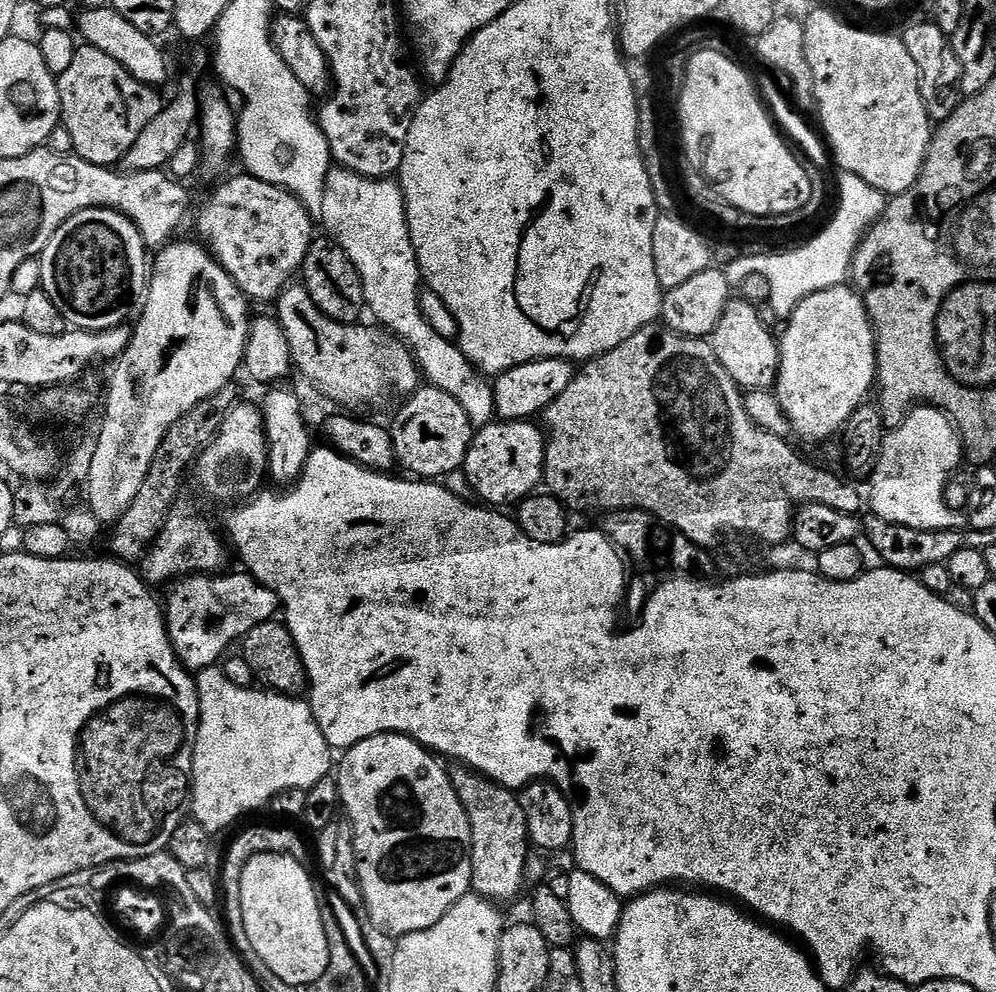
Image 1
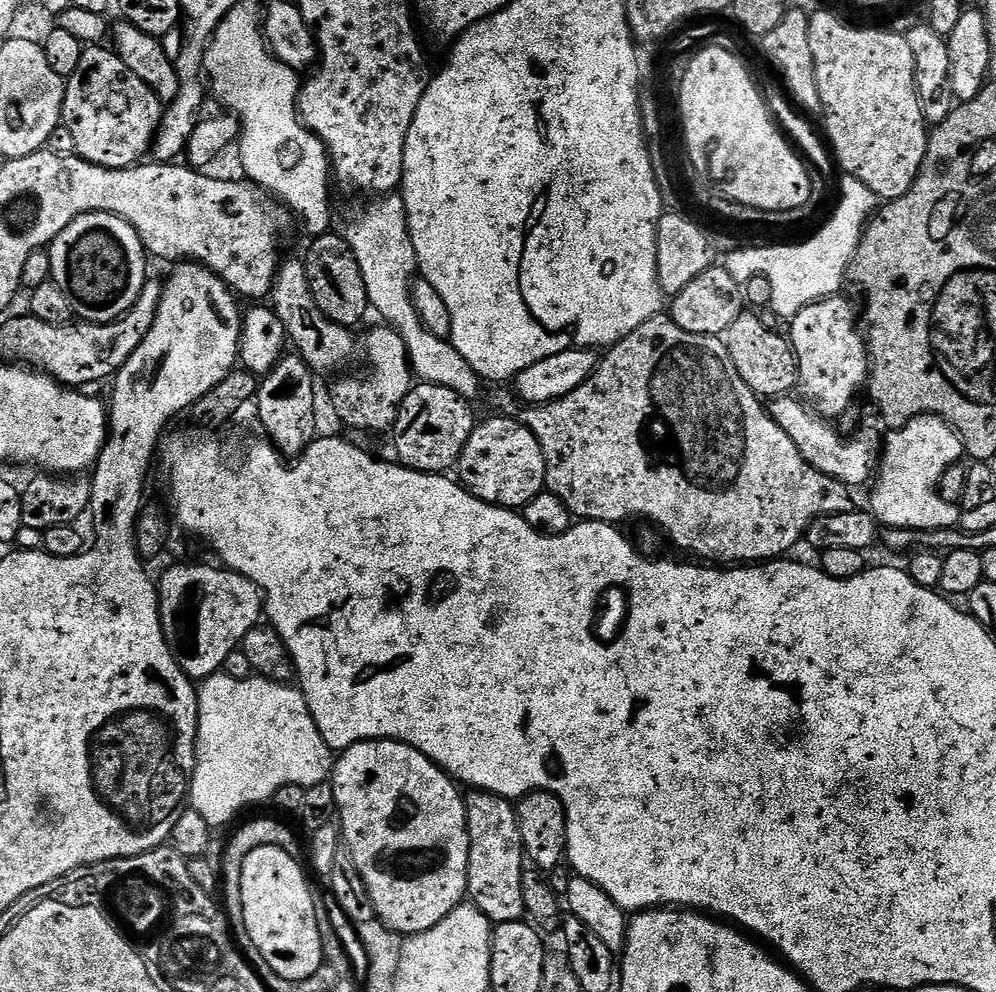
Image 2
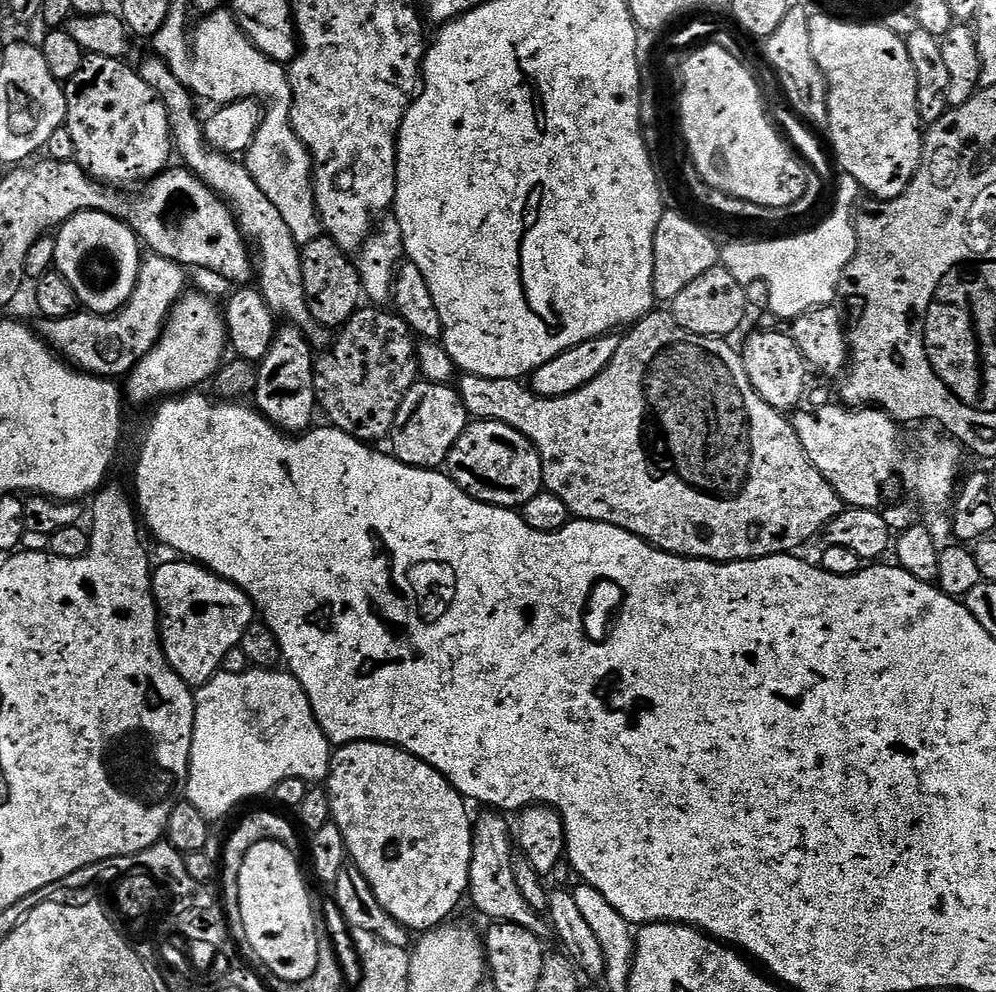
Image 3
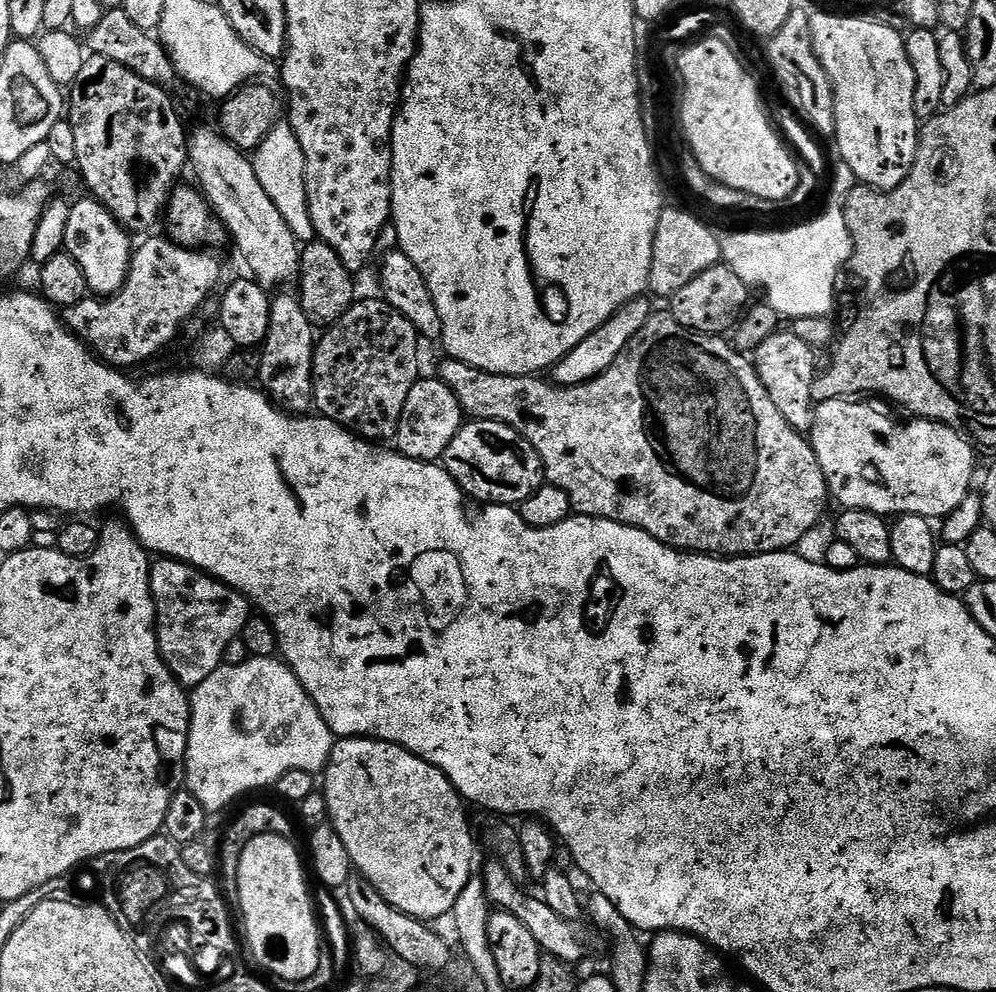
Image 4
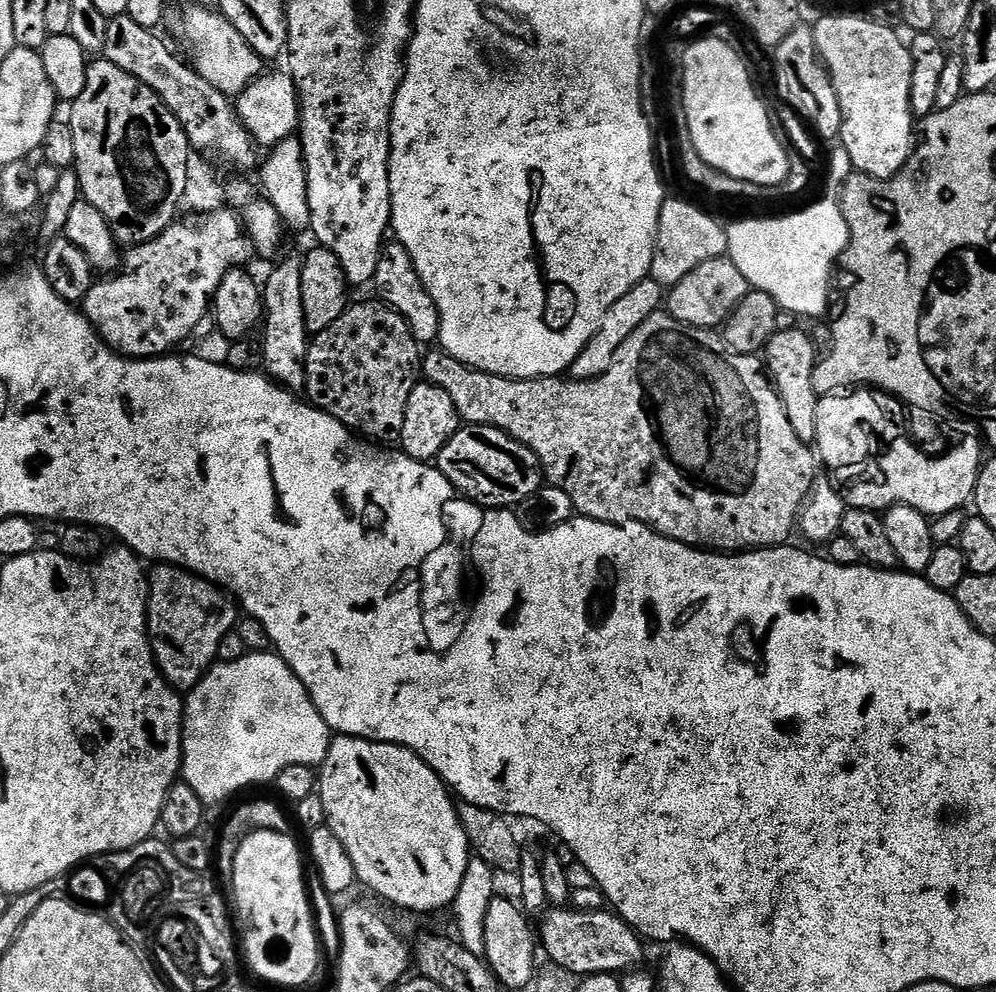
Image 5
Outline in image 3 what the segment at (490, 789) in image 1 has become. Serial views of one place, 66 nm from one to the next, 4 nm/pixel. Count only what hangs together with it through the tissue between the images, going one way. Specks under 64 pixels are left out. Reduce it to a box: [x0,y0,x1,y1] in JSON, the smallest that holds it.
[467,810,550,938]

